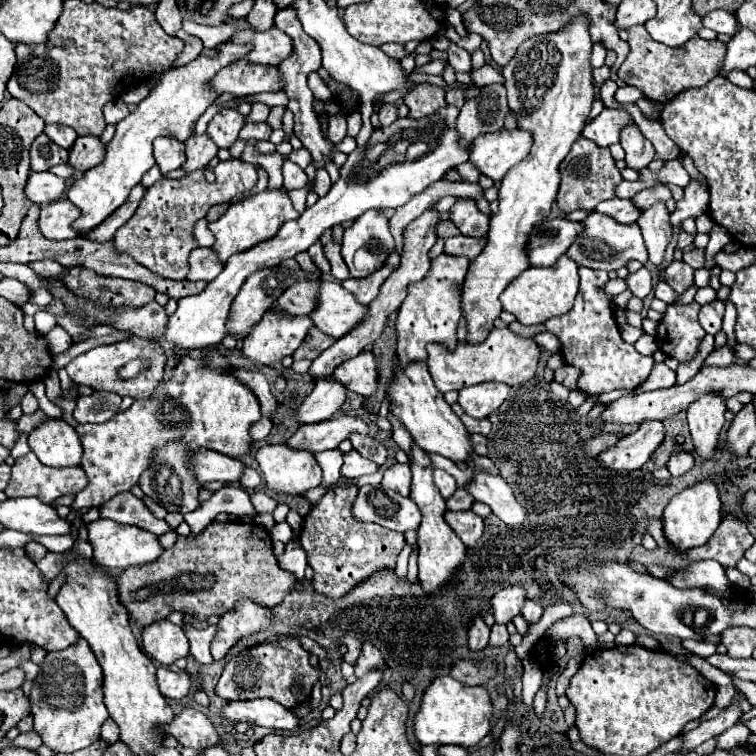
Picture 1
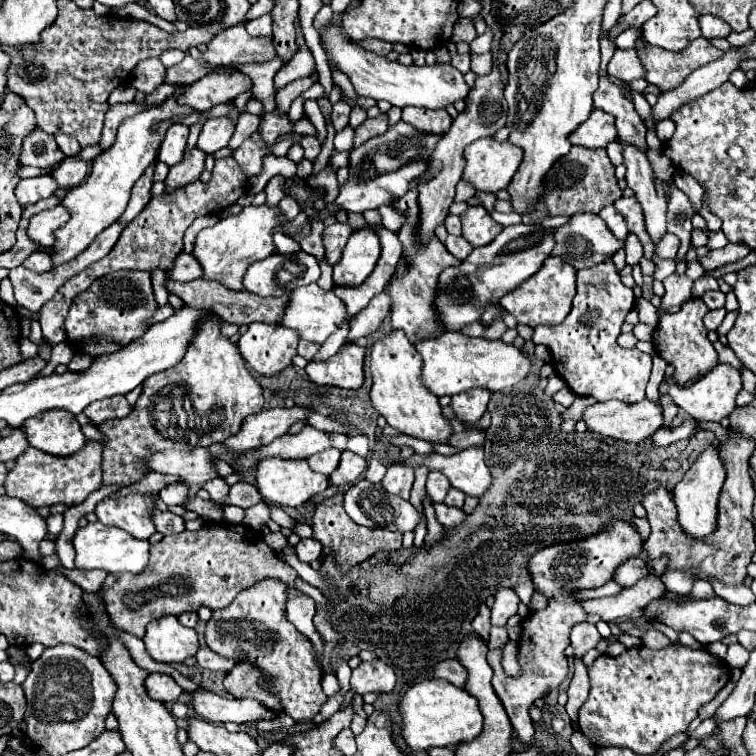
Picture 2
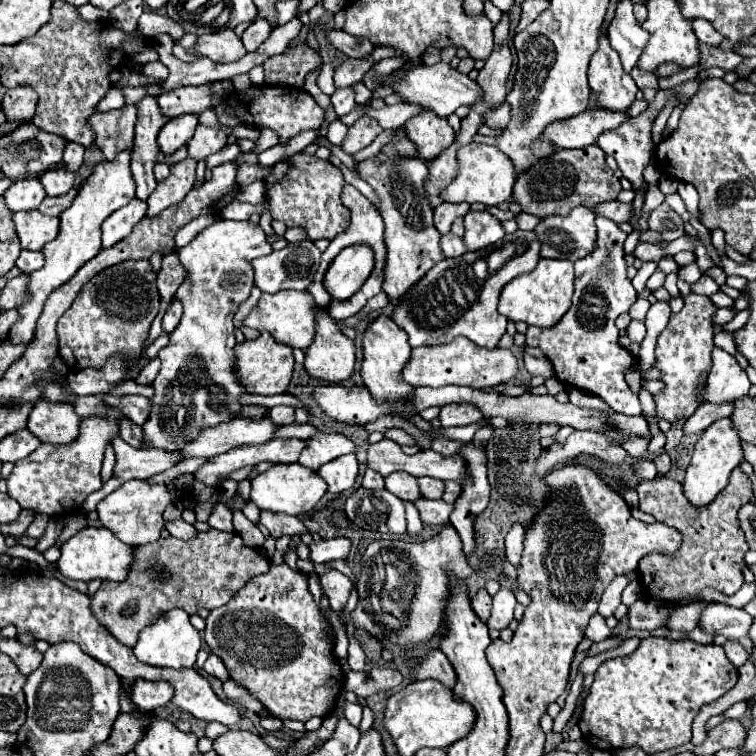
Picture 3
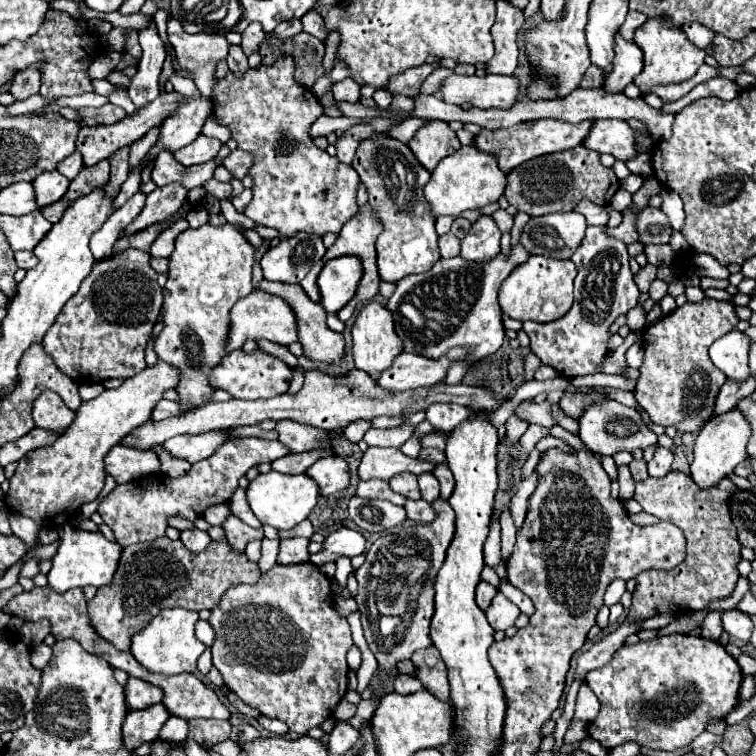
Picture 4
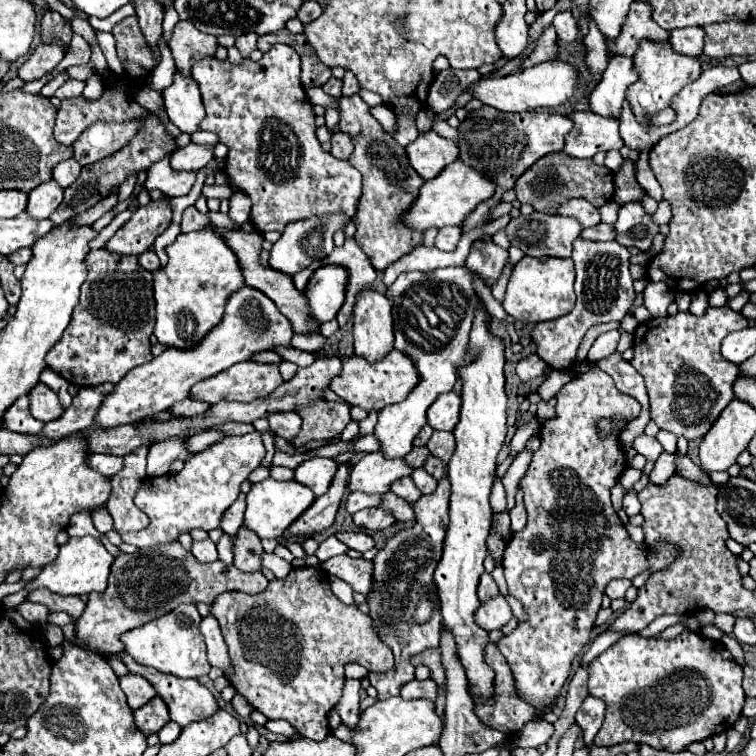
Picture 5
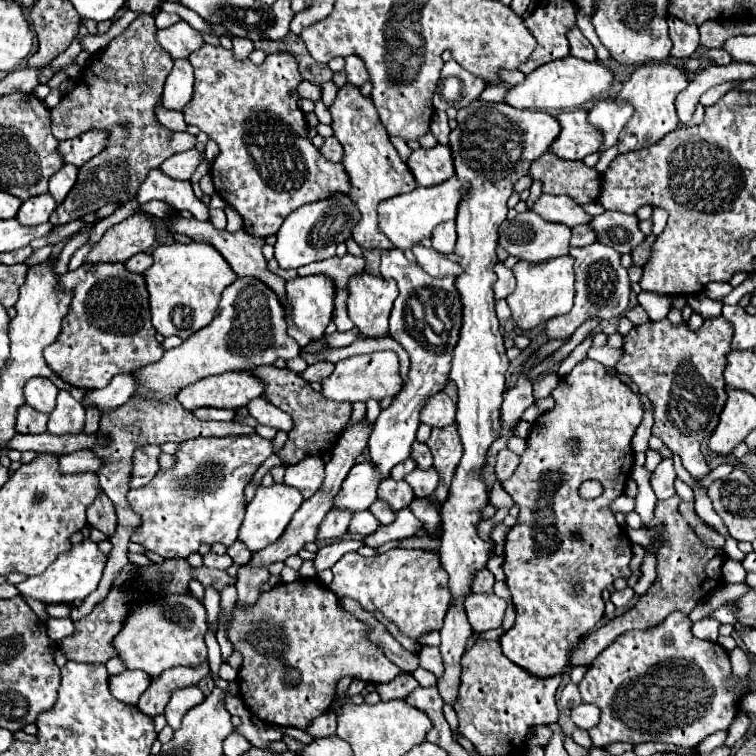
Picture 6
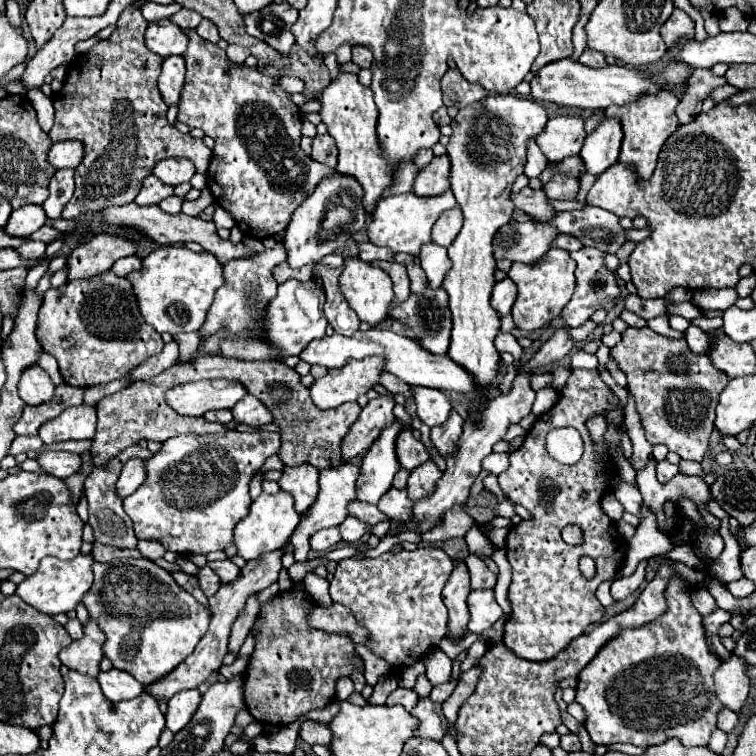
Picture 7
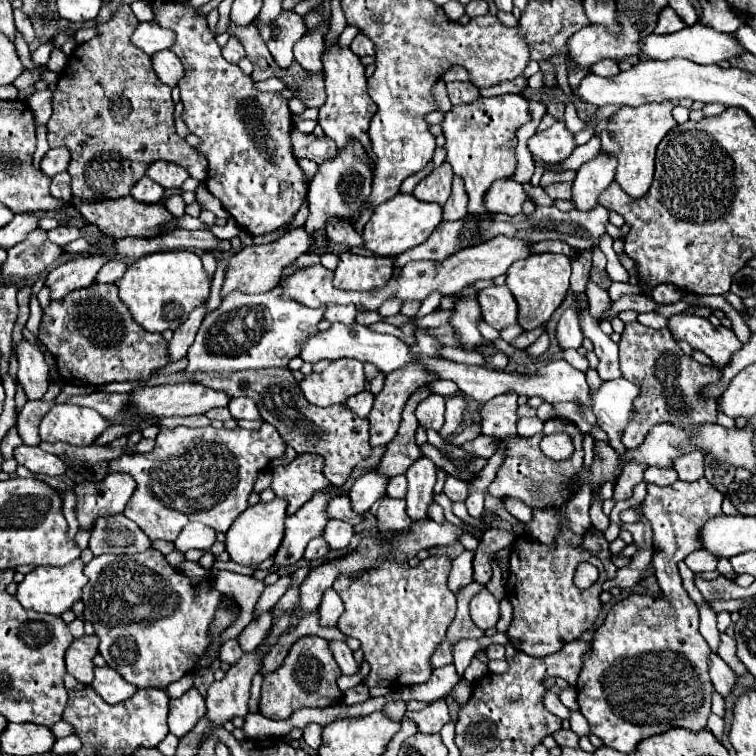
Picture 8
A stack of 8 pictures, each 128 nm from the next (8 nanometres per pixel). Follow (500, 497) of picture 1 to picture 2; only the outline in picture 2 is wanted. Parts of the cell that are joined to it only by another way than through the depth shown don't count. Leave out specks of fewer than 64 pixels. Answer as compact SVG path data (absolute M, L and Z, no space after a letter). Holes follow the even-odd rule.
M468 448L454 456L418 456L414 454L404 464L416 468L420 464L428 466L428 470L440 470L448 476L450 484L462 490L468 496L480 498L492 484L492 476L488 466L484 464L484 450L482 448Z

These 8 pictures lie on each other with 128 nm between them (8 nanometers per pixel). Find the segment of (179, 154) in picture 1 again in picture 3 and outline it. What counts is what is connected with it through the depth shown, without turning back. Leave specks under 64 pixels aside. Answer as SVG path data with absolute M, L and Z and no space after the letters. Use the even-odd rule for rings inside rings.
M184 114L172 118L158 136L160 151L166 156L172 156L180 146L188 144L188 140L194 136L194 128L198 126L198 118L194 114Z

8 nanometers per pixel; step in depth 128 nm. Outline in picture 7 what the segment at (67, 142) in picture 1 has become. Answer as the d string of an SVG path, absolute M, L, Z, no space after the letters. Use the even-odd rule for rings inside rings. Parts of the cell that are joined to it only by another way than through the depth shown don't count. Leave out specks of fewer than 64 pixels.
M72 168L58 170L50 180L48 190L50 190L50 196L42 206L50 220L58 220L62 208L68 204L68 200L74 194L74 170Z

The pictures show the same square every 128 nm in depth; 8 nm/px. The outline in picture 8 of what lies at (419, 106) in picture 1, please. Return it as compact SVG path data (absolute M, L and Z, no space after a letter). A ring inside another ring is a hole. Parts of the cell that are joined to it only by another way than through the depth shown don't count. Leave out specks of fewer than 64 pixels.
M444 162L442 166L434 168L426 178L422 178L416 188L414 188L414 196L418 200L424 202L436 202L440 206L444 206L444 202L450 196L450 184L452 184L452 168L448 162Z

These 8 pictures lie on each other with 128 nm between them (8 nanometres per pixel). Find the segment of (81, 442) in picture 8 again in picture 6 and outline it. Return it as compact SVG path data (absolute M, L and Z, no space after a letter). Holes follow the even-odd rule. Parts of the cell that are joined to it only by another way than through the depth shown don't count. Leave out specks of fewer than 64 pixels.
M68 390L58 392L58 404L48 420L48 432L64 434L64 432L80 432L84 428L84 408L78 400L70 396Z

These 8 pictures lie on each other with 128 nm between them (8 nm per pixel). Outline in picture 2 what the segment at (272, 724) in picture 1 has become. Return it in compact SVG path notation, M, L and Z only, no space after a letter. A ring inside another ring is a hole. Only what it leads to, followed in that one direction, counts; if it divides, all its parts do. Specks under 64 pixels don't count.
M196 690L192 698L194 712L214 724L252 724L256 720L276 720L276 714L270 708L250 698L220 698L206 690Z

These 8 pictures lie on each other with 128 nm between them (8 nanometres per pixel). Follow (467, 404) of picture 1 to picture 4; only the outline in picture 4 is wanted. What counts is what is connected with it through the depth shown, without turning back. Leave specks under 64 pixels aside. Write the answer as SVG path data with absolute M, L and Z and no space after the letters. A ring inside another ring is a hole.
M432 404L426 410L426 420L440 432L452 432L452 428L468 418L472 418L472 412L458 404Z

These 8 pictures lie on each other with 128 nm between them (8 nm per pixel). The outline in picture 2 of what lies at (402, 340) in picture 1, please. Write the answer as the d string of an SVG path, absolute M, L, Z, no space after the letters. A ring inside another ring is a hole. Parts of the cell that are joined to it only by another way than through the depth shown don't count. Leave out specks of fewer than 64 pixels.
M406 192L396 204L394 208L406 212L406 224L404 228L398 232L400 242L404 244L404 260L408 260L408 272L402 278L394 278L388 286L388 292L392 292L392 330L402 330L408 340L412 344L420 342L420 340L428 340L428 338L438 338L440 334L446 332L444 322L440 320L438 312L434 310L434 300L436 300L436 292L438 292L438 276L444 268L448 266L460 266L460 260L456 260L442 242L438 242L436 238L432 238L428 242L428 246L420 248L420 244L416 244L416 224L418 224L418 192Z

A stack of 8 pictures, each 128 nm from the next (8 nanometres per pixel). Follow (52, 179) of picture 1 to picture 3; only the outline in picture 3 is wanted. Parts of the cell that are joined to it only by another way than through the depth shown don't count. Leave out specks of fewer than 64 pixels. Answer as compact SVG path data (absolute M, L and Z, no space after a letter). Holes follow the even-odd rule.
M38 178L18 180L4 194L6 204L8 204L8 208L12 208L12 212L36 210L40 206L40 202L44 200L44 196L46 196L46 192Z

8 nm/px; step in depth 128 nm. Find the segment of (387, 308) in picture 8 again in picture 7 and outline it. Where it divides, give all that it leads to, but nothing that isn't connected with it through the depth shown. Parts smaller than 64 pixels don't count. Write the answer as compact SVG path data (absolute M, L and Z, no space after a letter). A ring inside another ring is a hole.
M375 260L371 262L375 267L380 267L386 270L394 282L394 306L404 302L410 296L410 280L406 274L406 268L402 264L390 264L390 262L382 262L382 260Z

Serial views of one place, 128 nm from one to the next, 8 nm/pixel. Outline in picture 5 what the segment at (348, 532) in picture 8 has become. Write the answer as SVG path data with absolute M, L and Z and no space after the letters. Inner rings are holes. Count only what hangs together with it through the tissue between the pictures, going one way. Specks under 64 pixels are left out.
M364 508L364 510L358 510L354 516L352 516L354 524L362 530L368 530L368 532L380 532L380 530L386 530L390 528L396 520L392 516L392 512L384 510L384 508Z

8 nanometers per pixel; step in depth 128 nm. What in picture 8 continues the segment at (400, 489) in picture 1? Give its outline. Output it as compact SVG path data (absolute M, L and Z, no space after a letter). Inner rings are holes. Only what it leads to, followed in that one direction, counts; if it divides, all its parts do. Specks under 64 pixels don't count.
M382 498L380 508L378 508L378 528L380 530L402 530L408 528L412 524L410 516L406 514L406 504L404 498L396 500L396 498Z

